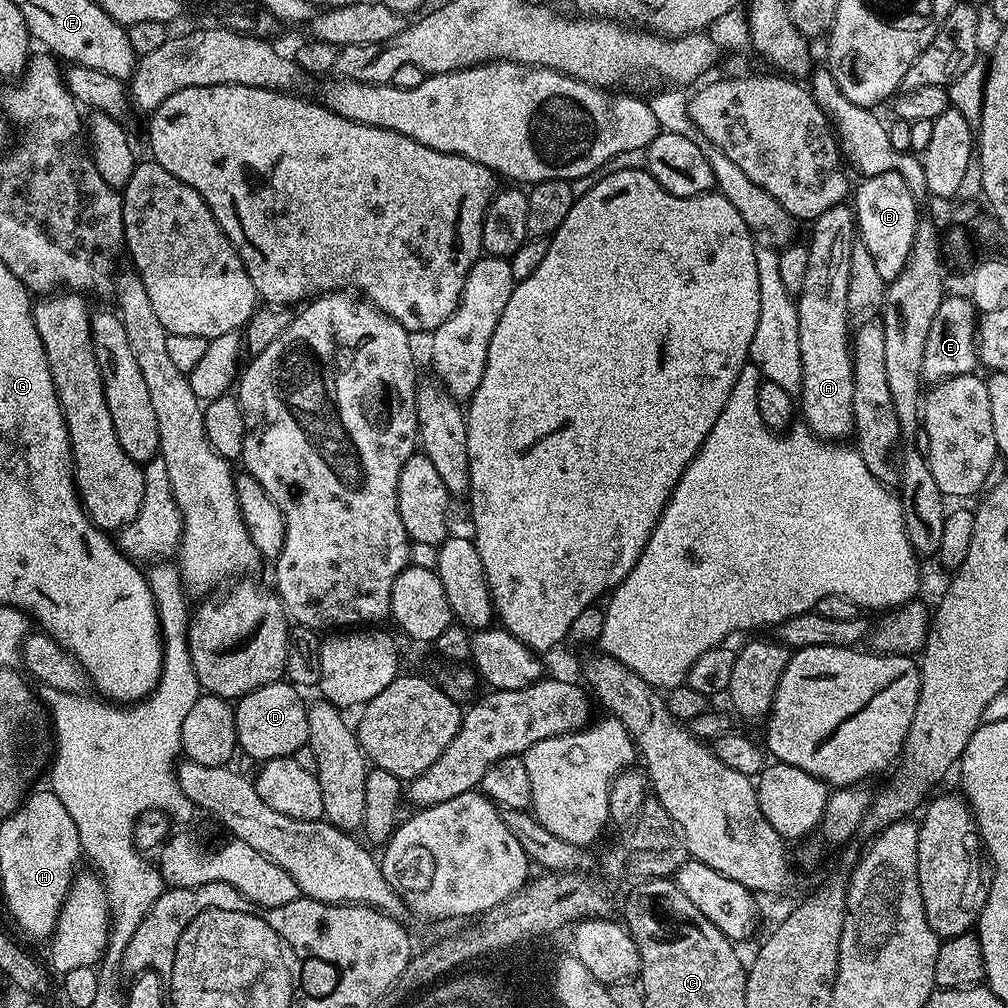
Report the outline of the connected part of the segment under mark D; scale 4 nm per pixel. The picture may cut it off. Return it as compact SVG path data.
M291 682L267 684L235 701L236 742L241 753L253 756L256 762L295 757L296 751L308 743L308 704Z

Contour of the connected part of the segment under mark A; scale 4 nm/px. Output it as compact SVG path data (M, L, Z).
M847 203L826 210L826 214L811 221L812 240L807 241L810 263L806 265L806 283L796 300L798 350L802 358L798 408L803 423L815 436L833 442L843 441L854 432L854 370L846 286L850 282L850 250L855 226L856 217Z

